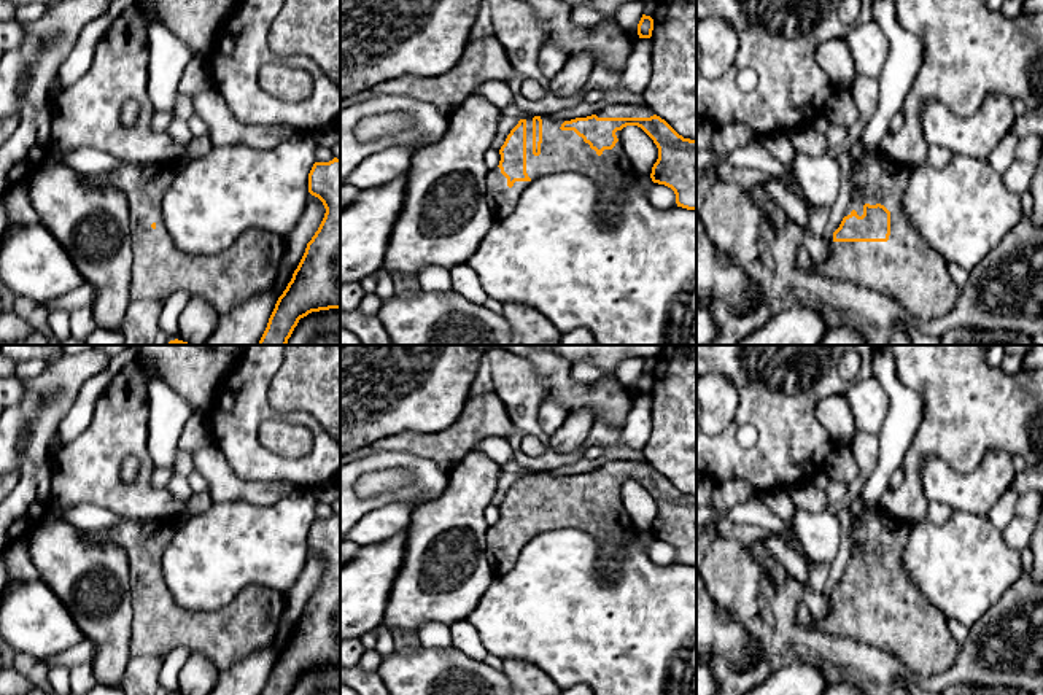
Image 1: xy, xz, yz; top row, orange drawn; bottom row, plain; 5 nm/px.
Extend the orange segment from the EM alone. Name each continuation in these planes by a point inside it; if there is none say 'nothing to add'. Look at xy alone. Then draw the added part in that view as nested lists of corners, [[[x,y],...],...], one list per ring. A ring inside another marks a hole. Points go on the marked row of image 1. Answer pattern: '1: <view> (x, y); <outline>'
1: xy (248, 266); [[[210,137],[192,138],[170,164],[121,164],[116,170],[84,175],[86,184],[119,189],[129,204],[130,267],[129,296],[164,304],[175,293],[207,301],[223,316],[246,301],[275,288],[286,248],[285,237],[246,229],[216,254],[188,254],[175,247],[165,229],[162,196],[184,162],[207,154]]]

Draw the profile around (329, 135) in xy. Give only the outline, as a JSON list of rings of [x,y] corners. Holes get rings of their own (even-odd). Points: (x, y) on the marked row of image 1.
[[[340,118],[331,126],[320,129],[315,134],[315,138],[318,145],[323,145],[328,148],[334,148],[337,143],[340,143]]]

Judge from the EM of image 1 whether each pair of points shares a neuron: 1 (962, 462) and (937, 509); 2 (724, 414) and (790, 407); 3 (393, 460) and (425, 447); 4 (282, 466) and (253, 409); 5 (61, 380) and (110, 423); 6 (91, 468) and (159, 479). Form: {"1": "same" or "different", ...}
{"1": "different", "2": "different", "3": "different", "4": "same", "5": "different", "6": "different"}

